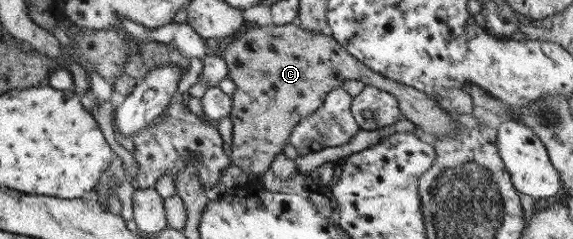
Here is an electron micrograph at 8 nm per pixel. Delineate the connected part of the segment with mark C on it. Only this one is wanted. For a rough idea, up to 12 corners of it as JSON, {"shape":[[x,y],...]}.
{"shape":[[251,24],[221,54],[230,164],[270,168],[345,80],[389,92],[426,138],[459,122],[368,69],[327,31]]}

